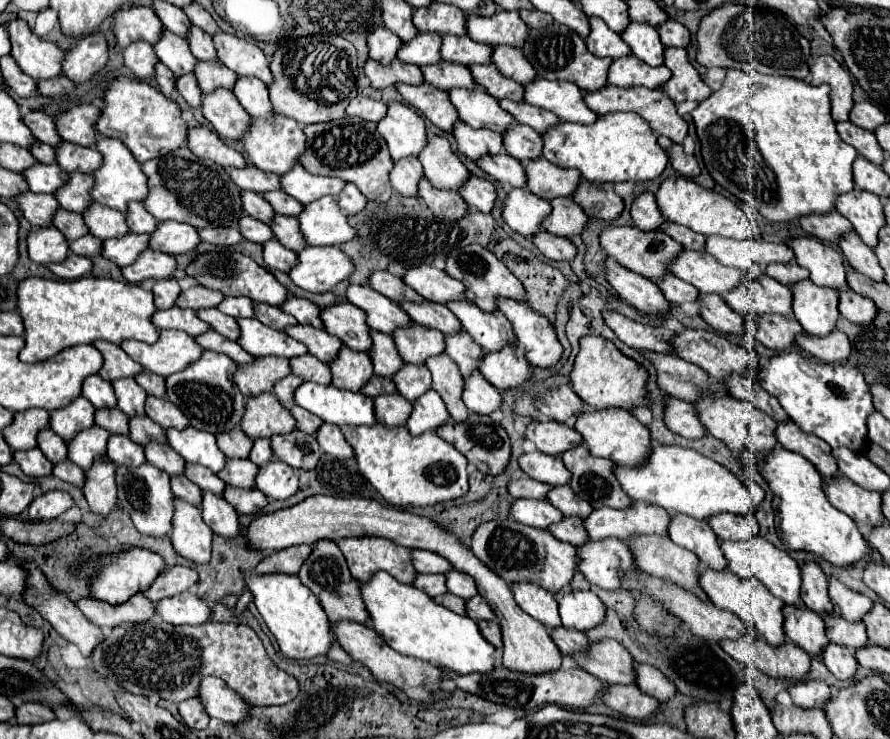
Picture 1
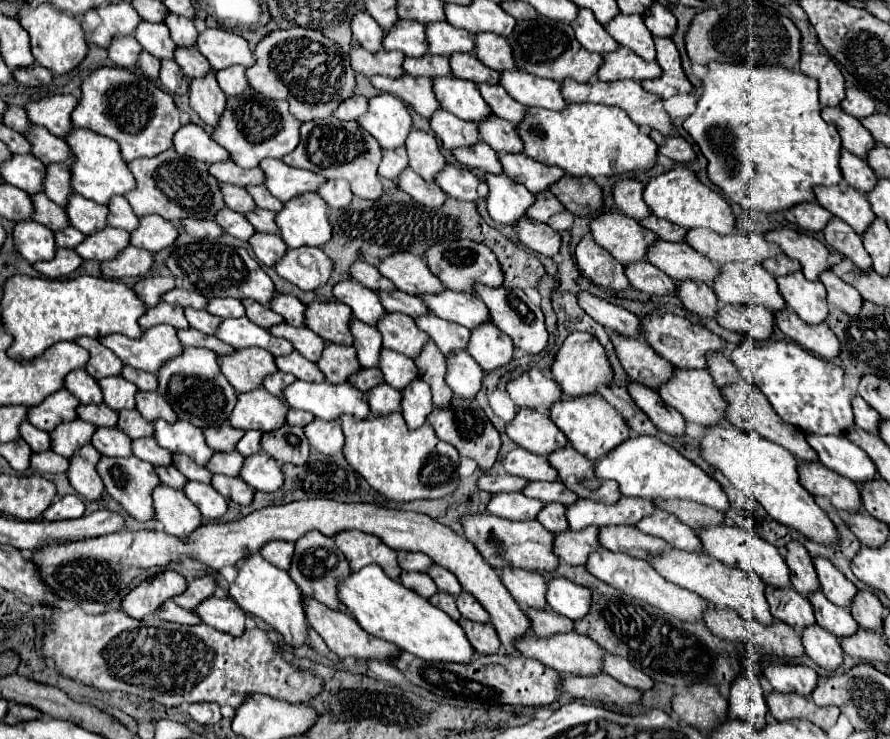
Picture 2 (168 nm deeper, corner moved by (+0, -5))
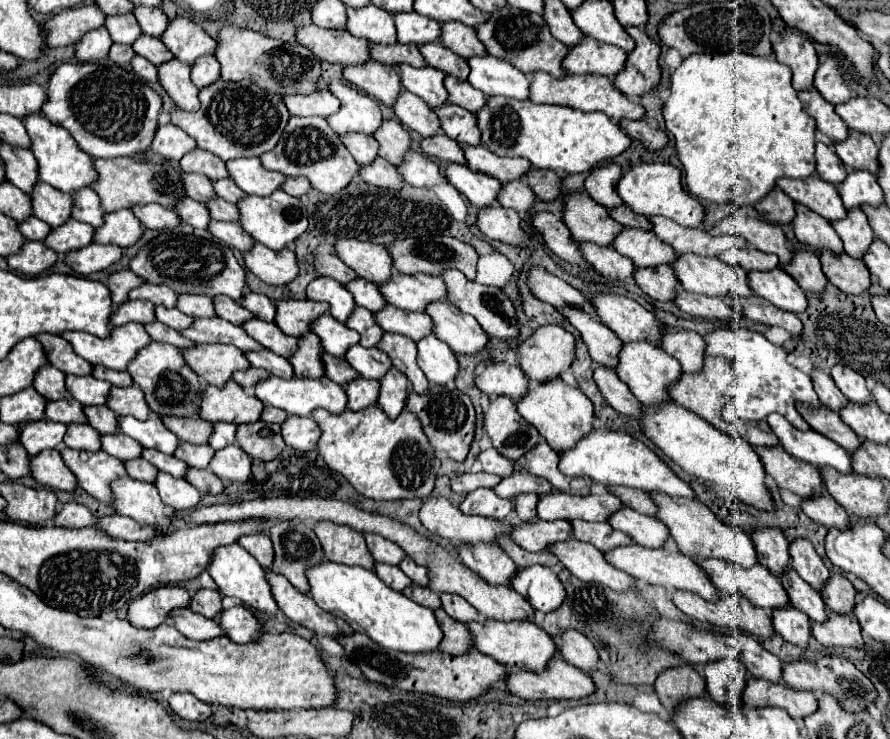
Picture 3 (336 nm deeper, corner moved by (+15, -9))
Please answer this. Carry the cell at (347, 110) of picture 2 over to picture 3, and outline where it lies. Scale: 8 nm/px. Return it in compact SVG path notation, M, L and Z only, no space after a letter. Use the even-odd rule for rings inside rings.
M326 88L312 94L288 94L284 102L294 116L330 116L340 108L338 98Z

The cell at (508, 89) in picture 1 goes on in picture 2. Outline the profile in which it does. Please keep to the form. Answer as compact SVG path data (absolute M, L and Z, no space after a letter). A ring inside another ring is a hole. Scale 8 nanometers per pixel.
M453 54L451 58L451 70L457 78L463 80L471 80L473 84L497 84L499 82L499 72L487 68L483 62L477 60L475 54Z

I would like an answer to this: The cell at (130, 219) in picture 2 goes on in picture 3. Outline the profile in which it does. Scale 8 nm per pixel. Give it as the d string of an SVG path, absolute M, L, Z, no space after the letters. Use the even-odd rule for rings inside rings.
M84 188L84 192L76 192L74 204L72 204L72 218L86 222L94 228L104 224L104 212L100 206L100 200L96 196L96 192L92 192L92 188Z

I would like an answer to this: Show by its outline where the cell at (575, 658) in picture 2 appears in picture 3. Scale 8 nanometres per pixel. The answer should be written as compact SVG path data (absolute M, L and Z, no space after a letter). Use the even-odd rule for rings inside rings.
M486 620L484 624L480 622L470 622L468 630L472 634L472 646L498 660L500 664L508 666L510 670L530 670L530 672L542 672L548 664L548 660L556 654L556 644L552 636L548 636L542 628L538 628L534 622L500 622L500 620Z

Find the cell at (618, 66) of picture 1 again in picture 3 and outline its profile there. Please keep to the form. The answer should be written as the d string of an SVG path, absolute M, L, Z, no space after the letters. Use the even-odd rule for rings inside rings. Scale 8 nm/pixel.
M582 36L580 44L572 46L562 60L566 72L572 74L600 74L600 76L614 76L624 68L626 52L592 40L590 36Z

